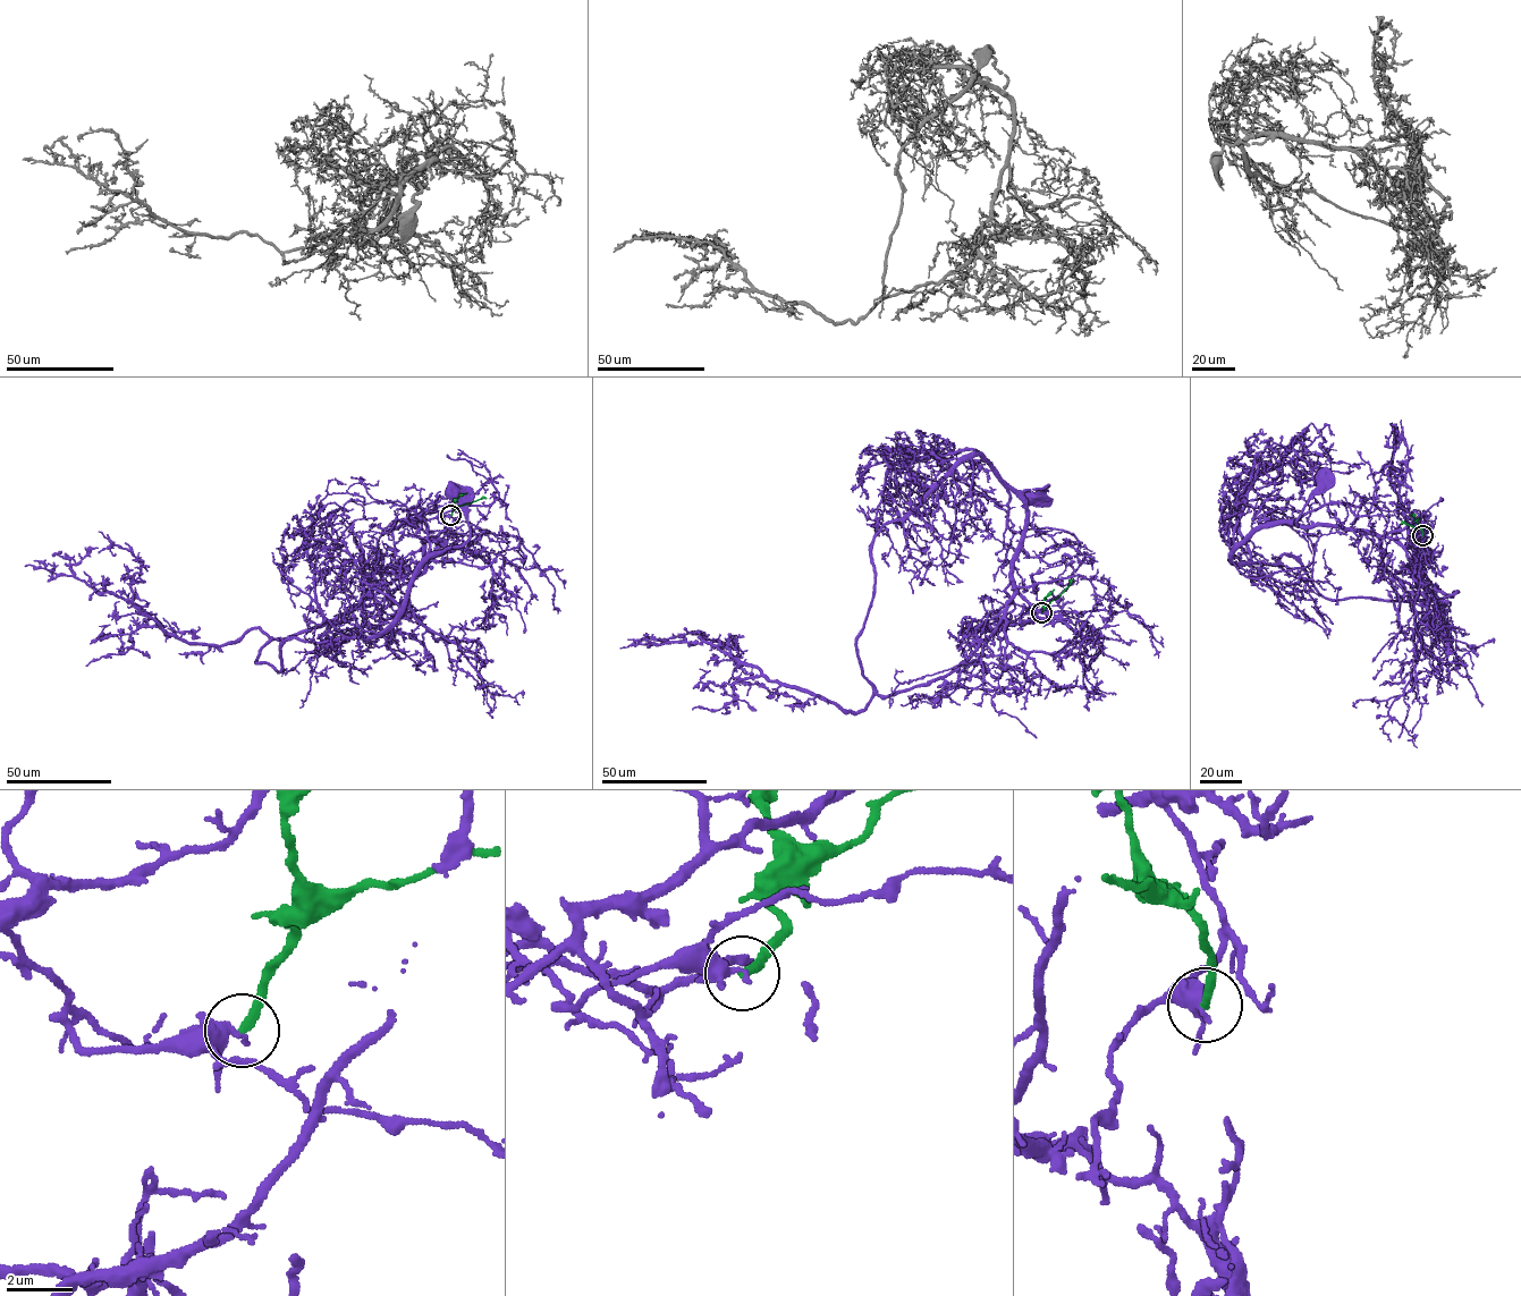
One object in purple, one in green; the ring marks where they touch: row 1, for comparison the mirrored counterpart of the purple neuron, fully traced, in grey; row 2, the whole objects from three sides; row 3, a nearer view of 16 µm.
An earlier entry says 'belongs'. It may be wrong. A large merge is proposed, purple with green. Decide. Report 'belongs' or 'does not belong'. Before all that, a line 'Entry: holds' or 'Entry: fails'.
Entry: fails
does not belong

